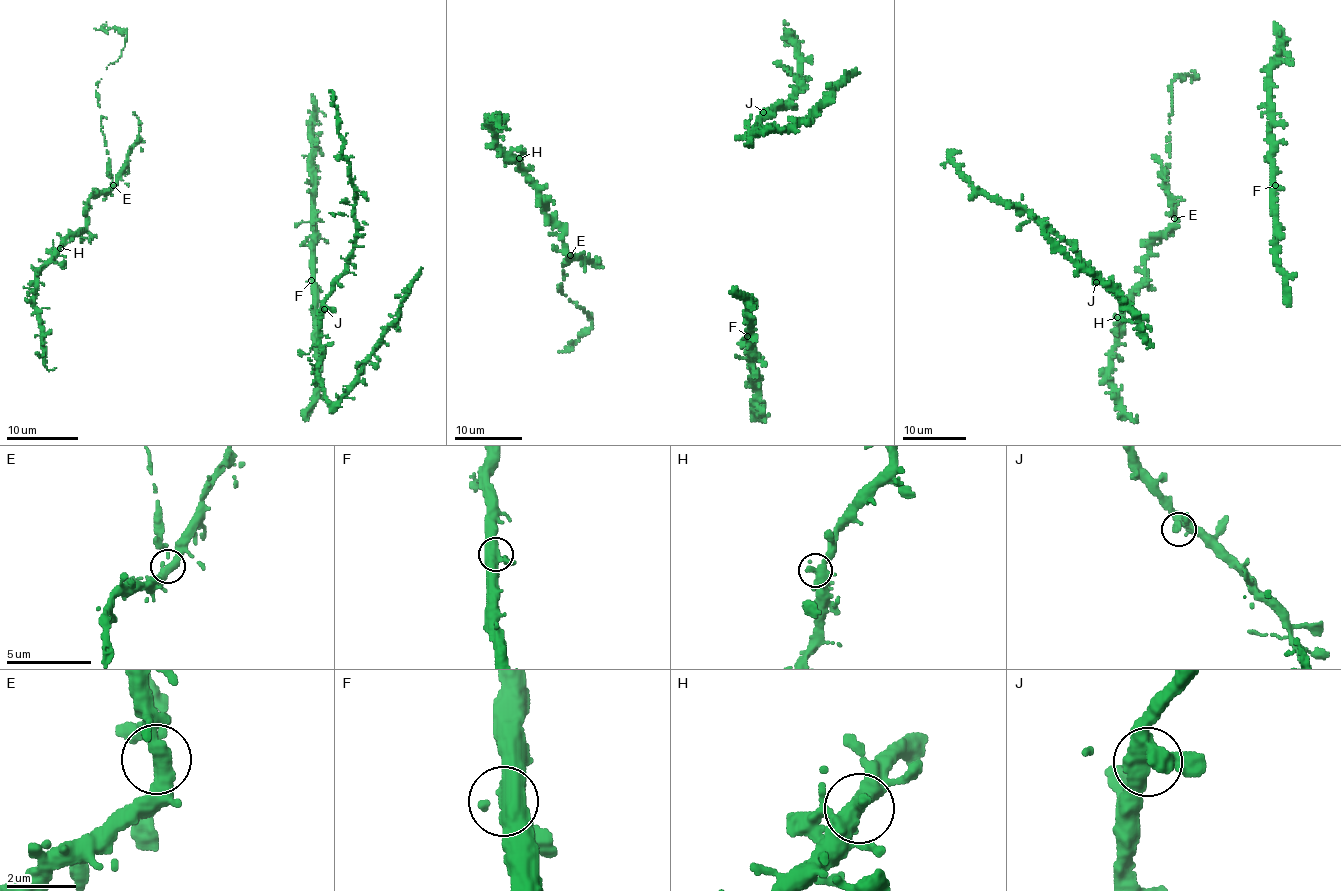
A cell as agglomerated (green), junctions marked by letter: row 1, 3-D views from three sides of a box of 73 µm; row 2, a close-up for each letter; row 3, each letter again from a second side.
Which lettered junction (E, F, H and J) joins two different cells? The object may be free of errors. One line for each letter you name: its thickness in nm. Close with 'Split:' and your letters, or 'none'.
Split: none

